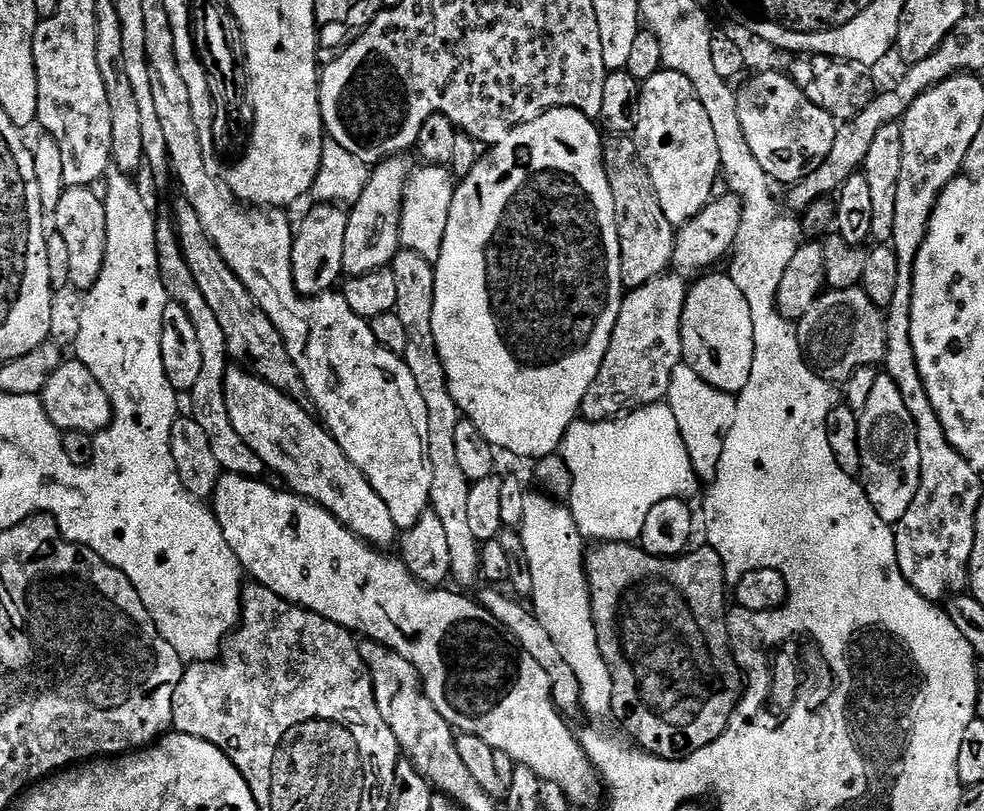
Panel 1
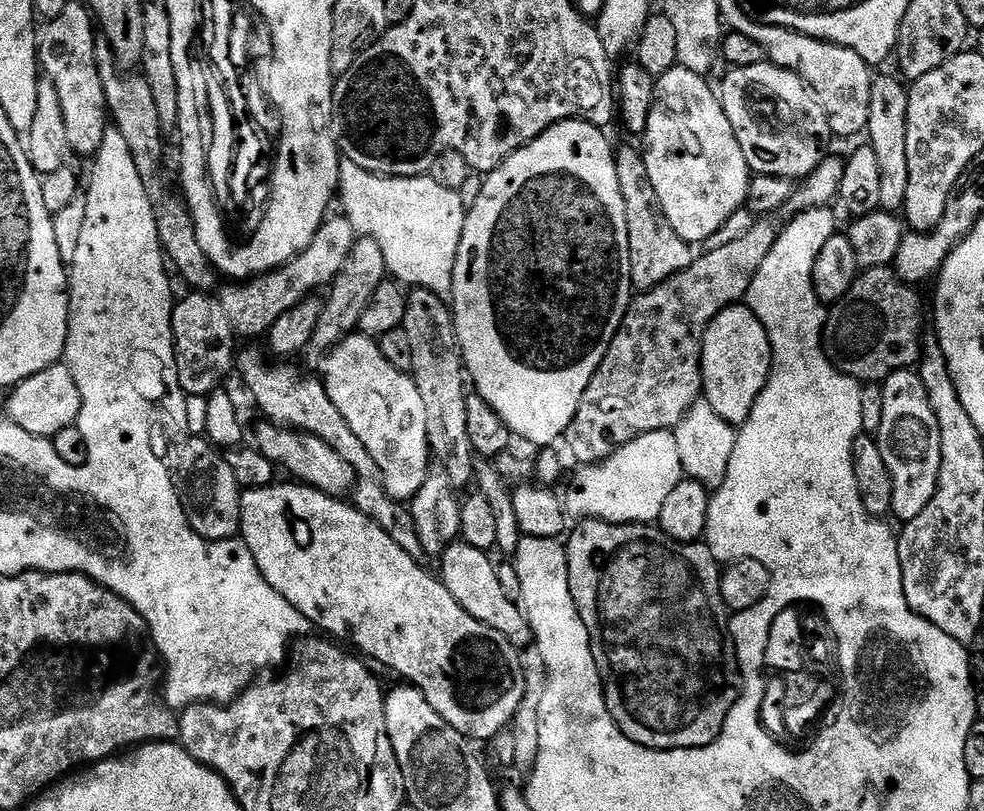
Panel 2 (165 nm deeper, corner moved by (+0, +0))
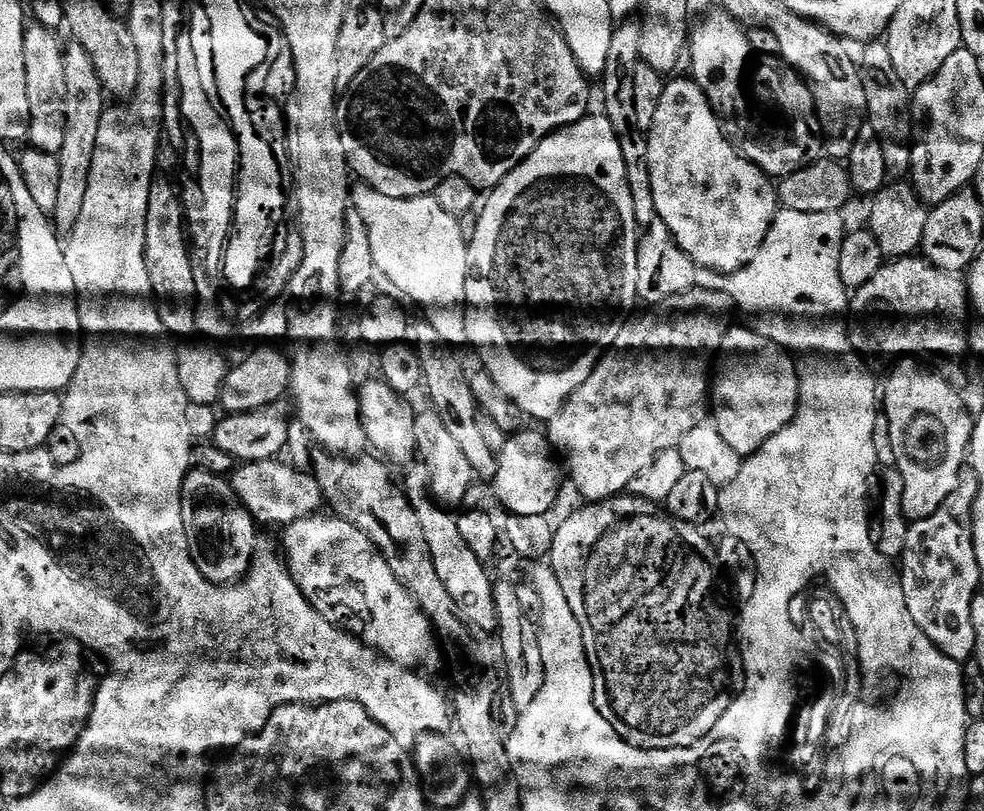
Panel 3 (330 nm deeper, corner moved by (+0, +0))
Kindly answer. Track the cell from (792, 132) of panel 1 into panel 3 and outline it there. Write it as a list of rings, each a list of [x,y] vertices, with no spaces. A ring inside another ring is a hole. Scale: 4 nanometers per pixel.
[[[719,14],[720,16],[712,16],[705,24],[695,25],[694,31],[690,36],[690,56],[692,52],[692,72],[697,84],[703,88],[708,100],[711,102],[713,108],[718,110],[718,115],[722,121],[723,127],[726,129],[726,135],[737,149],[742,153],[747,160],[752,161],[761,168],[762,171],[767,172],[769,177],[783,178],[791,174],[791,172],[797,172],[798,169],[805,167],[812,163],[816,152],[821,151],[822,148],[822,129],[820,127],[820,117],[816,115],[816,105],[812,98],[812,90],[808,87],[807,83],[798,75],[795,68],[789,68],[787,64],[781,62],[776,58],[754,58],[754,53],[750,42],[748,41],[748,33],[733,17],[727,14]]]

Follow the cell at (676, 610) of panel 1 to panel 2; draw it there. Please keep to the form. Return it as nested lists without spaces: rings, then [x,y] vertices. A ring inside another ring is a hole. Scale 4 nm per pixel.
[[[581,520],[575,526],[577,528],[573,530],[572,537],[566,540],[570,594],[590,634],[594,662],[600,671],[599,683],[602,685],[606,706],[614,722],[622,730],[622,734],[626,734],[626,738],[630,738],[635,744],[657,748],[663,752],[670,749],[704,748],[704,740],[713,744],[720,736],[736,699],[740,697],[742,687],[740,664],[736,660],[736,647],[733,646],[730,635],[730,613],[724,606],[720,590],[721,565],[708,549],[707,543],[697,542],[678,546],[677,540],[671,540],[659,527],[652,524],[611,524],[605,520]]]

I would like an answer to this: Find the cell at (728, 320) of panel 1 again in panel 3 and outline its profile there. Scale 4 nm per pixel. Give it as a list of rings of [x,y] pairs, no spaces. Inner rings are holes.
[[[729,327],[722,348],[732,356],[745,356],[745,360],[721,362],[720,373],[717,376],[715,373],[710,388],[710,420],[726,446],[747,458],[796,416],[800,376],[796,373],[795,359],[759,331]]]

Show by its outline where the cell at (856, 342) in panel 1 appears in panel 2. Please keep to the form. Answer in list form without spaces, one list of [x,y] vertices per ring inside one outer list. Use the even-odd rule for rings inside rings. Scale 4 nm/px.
[[[891,267],[864,268],[846,294],[827,309],[822,329],[826,358],[840,372],[861,382],[883,382],[892,372],[912,368],[922,355],[920,349],[920,304],[911,287],[896,277]]]

